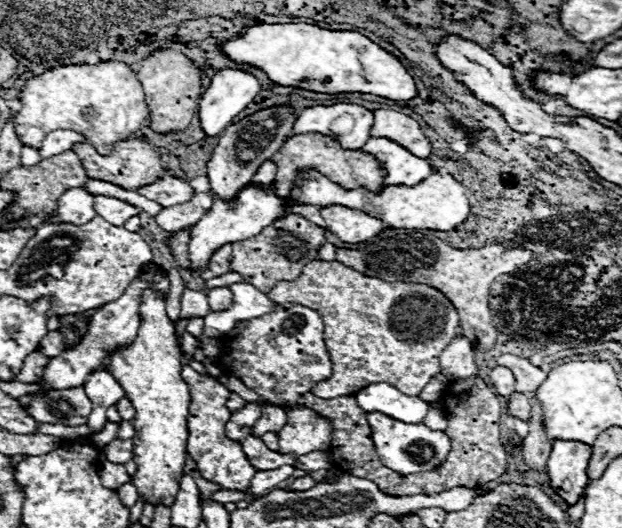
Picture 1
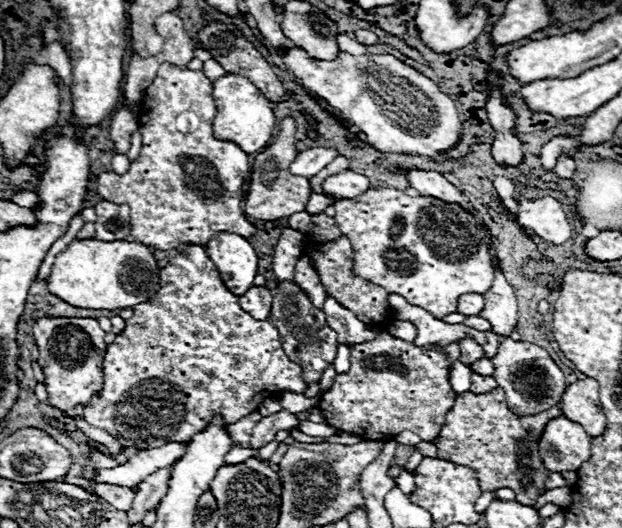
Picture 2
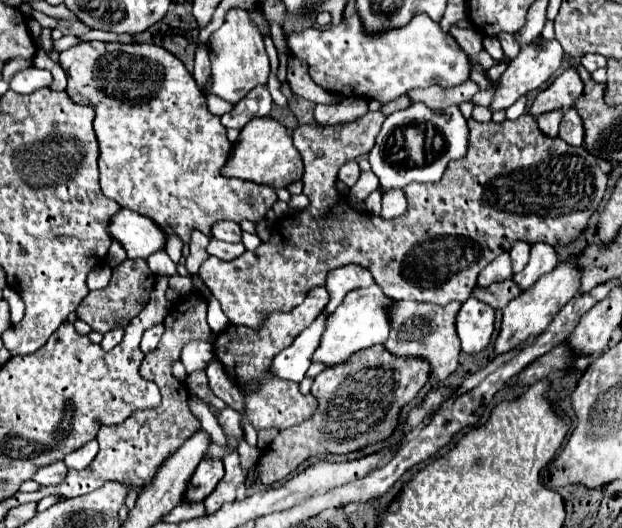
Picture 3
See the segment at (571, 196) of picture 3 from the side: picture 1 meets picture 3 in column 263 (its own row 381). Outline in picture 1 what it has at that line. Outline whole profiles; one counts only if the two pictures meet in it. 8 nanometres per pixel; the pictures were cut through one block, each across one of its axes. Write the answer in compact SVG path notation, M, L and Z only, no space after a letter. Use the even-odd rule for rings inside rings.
M286 302L258 320L244 320L222 342L226 370L274 404L296 404L302 394L332 374L332 362L324 346L324 320L316 310L302 304Z

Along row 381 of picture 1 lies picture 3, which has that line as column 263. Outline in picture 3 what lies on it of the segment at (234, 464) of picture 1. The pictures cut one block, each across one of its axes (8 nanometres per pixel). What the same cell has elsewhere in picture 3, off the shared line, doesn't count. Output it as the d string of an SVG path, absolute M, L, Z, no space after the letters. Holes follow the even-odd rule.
M82 42L60 52L60 66L68 76L66 92L72 102L94 108L94 130L100 144L100 188L104 196L122 208L152 218L166 234L174 232L188 242L190 232L202 230L210 236L214 222L244 218L258 222L278 200L270 186L254 184L242 178L222 176L232 142L226 138L220 118L206 108L206 94L200 92L186 66L168 50L154 44L120 44L120 42Z

